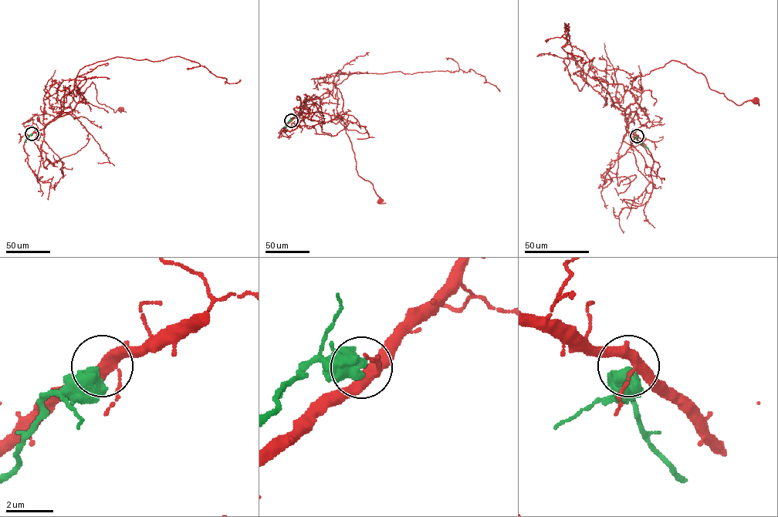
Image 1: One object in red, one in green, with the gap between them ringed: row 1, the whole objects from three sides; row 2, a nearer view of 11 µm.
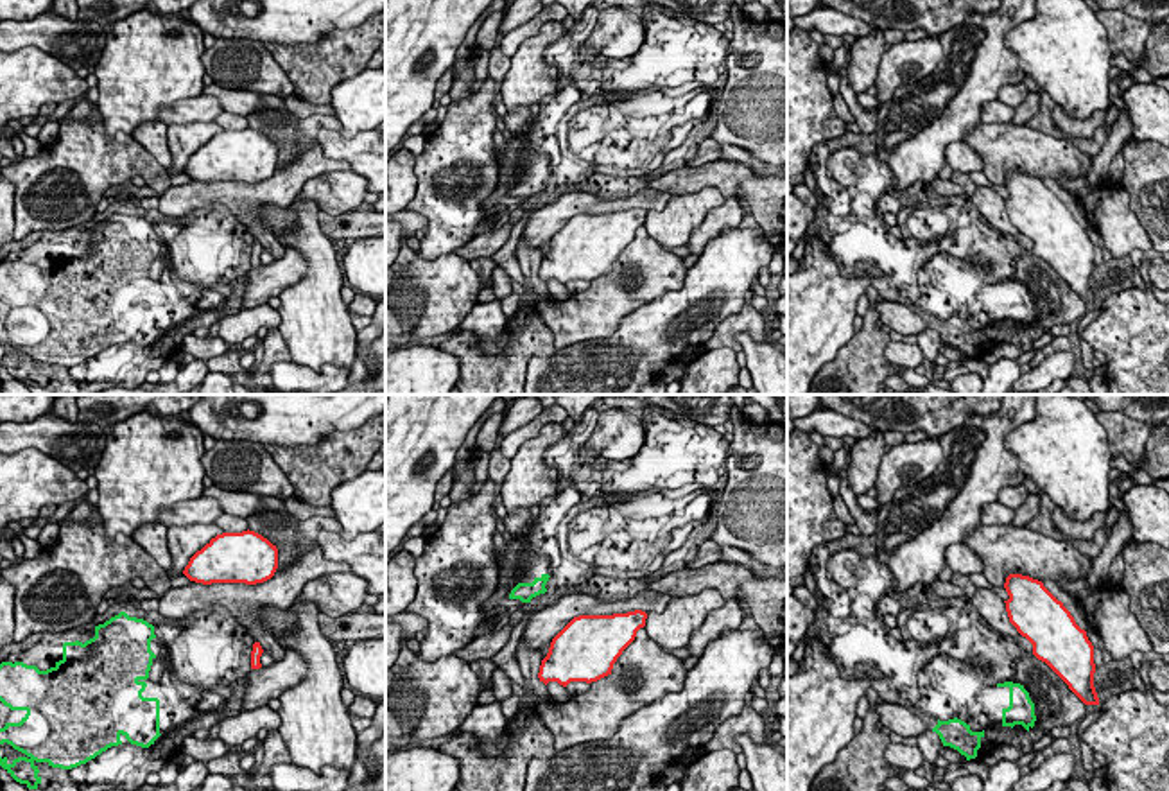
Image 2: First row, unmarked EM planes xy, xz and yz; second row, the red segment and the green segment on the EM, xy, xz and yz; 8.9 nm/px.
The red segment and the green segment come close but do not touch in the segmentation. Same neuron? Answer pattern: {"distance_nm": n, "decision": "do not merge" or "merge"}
{"distance_nm": 280, "decision": "do not merge"}

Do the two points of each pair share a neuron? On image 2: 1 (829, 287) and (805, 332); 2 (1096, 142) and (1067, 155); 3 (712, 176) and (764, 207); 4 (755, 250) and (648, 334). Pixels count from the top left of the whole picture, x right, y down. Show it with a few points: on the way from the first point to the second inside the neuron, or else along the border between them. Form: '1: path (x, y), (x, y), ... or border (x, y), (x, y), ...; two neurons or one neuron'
1: path (818, 298), (805, 321); one neuron
2: border (1067, 140), (1092, 158); two neurons
3: path (725, 176), (741, 182), (753, 194); one neuron
4: path (728, 268), (700, 296), (687, 298), (675, 311); one neuron

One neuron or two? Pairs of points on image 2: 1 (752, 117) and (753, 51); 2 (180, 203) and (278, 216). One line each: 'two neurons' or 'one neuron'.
1: one neuron
2: two neurons

